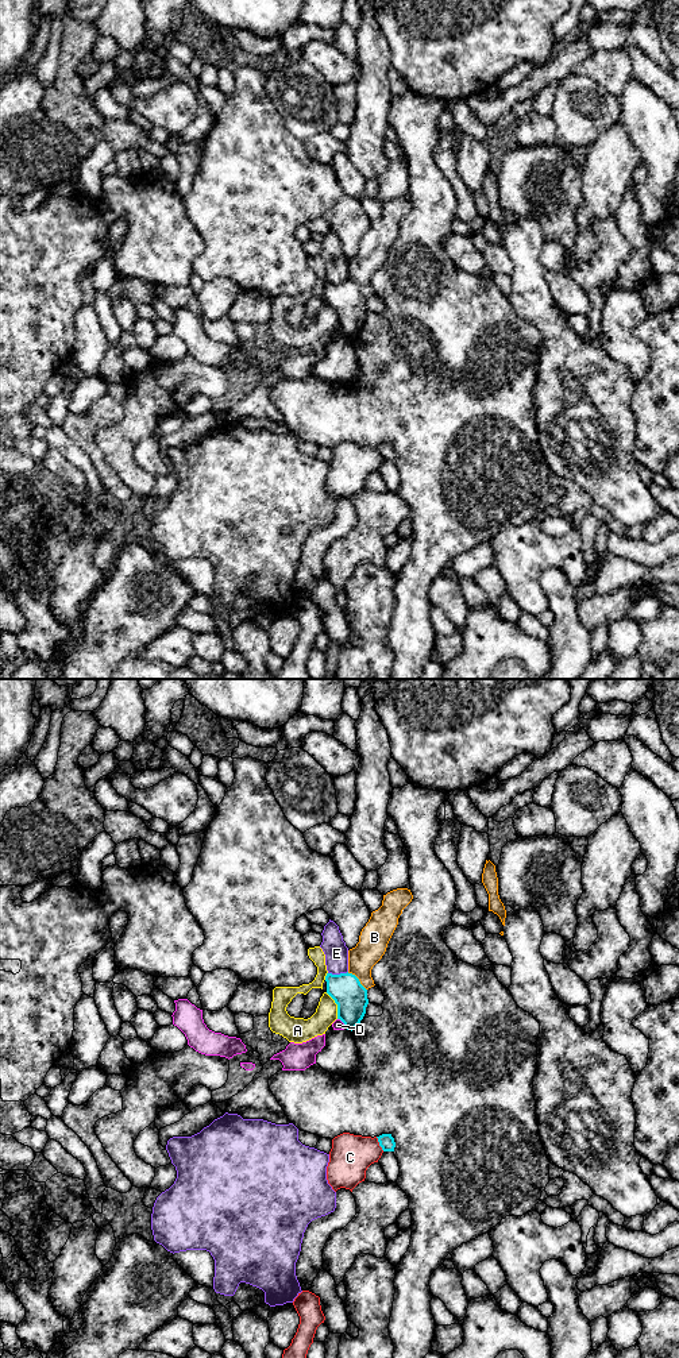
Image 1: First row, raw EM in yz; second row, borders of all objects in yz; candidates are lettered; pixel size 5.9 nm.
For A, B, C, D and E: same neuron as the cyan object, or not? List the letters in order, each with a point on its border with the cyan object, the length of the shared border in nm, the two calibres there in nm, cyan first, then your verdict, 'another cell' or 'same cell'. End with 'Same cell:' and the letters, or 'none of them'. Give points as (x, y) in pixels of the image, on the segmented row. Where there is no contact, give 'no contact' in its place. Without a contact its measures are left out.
A: contact yz (338, 1006); length 180 nm; calibres 190 and 130 nm; another cell
B: contact yz (358, 979); length 160 nm; calibres 190 and 180 nm; same cell
C: contact yz (379, 1144); length 100 nm; calibres 90 and 240 nm; another cell
D: contact yz (343, 1022); length 80 nm; calibres 190 and 60 nm; another cell
E: contact yz (338, 975); length 120 nm; calibres 190 and 140 nm; another cell
Same cell: B

